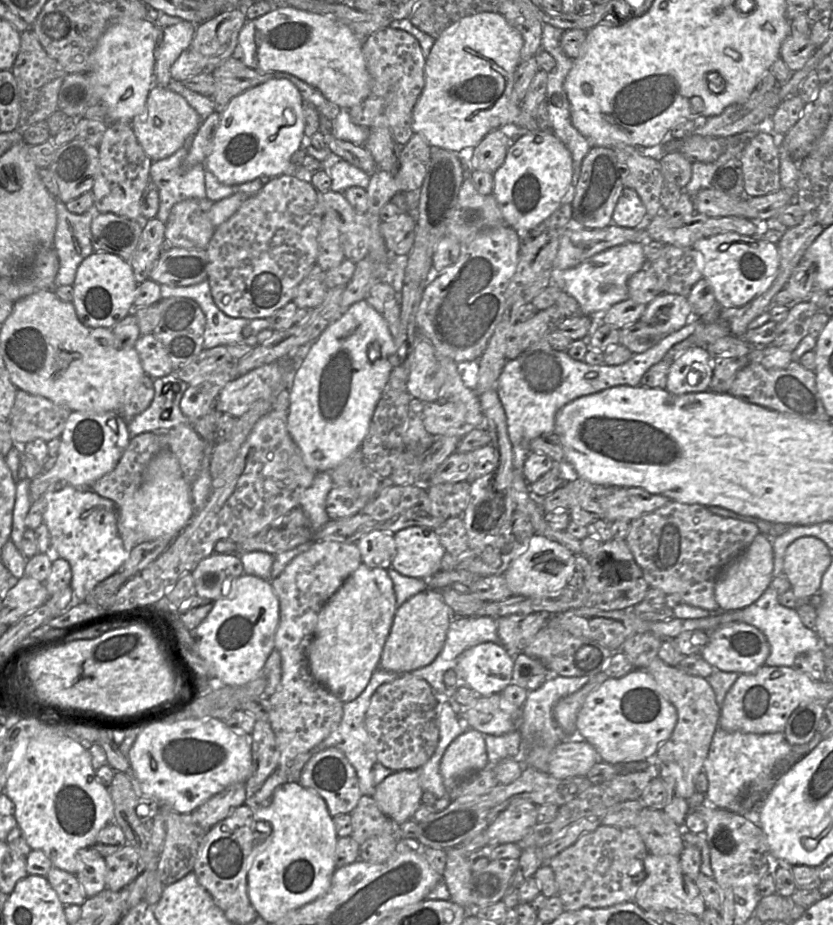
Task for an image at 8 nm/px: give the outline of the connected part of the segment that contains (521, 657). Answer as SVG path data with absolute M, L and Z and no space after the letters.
M525 653L515 655L512 683L527 691L533 691L540 688L550 676L550 671L539 659Z

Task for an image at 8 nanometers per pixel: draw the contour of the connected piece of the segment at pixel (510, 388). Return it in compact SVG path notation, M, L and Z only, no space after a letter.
M691 316L689 324L672 334L666 335L658 344L647 351L633 354L631 359L621 365L590 365L584 361L574 360L566 352L554 350L547 341L546 336L532 344L517 358L506 361L498 380L497 392L506 414L508 435L513 448L513 468L516 473L517 471L523 473L524 463L531 453L529 449L530 442L543 434L554 433L556 413L564 405L579 397L598 393L612 387L620 385L639 386L642 376L653 365L661 362L673 346L692 335L699 324L699 319Z

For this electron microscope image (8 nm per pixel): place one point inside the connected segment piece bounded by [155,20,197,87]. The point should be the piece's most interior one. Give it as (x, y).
(177, 38)

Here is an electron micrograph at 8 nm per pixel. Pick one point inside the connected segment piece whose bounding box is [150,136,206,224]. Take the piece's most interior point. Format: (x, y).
(175, 181)

